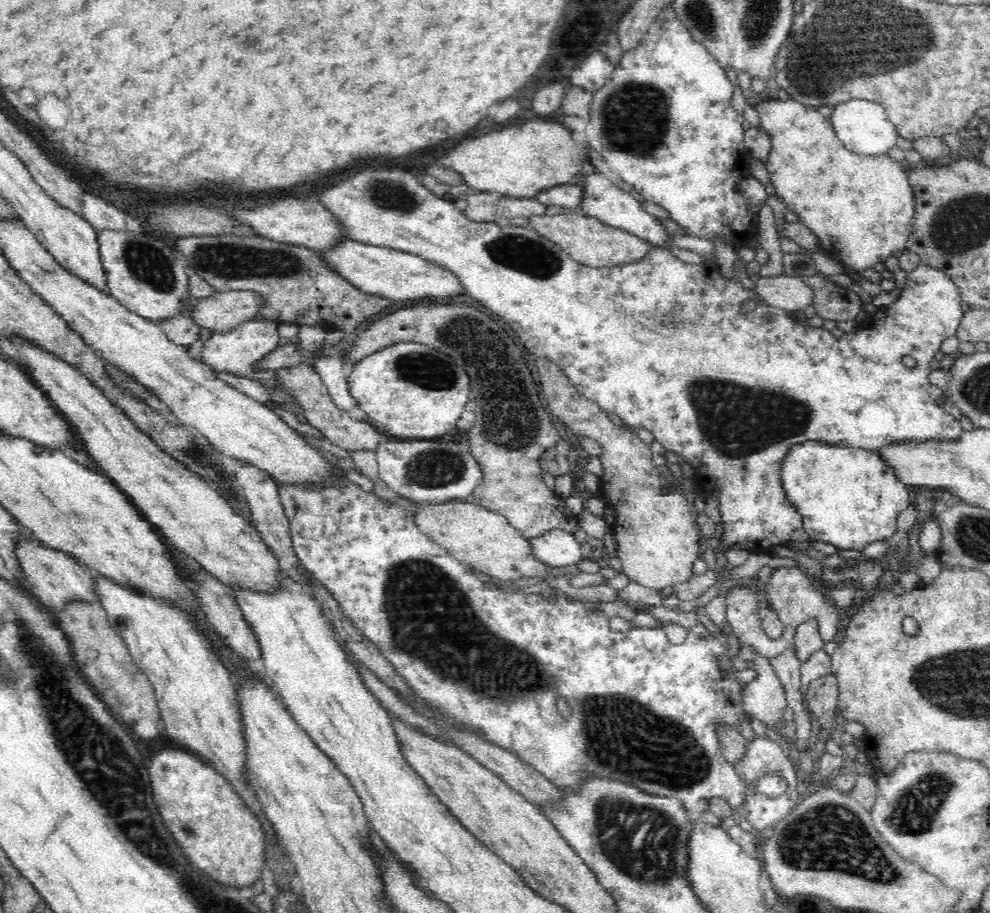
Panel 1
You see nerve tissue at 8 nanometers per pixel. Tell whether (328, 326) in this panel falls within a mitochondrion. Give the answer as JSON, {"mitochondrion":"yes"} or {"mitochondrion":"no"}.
{"mitochondrion":"no"}

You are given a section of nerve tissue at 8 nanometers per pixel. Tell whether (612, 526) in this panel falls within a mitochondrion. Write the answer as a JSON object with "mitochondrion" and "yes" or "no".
{"mitochondrion":"no"}

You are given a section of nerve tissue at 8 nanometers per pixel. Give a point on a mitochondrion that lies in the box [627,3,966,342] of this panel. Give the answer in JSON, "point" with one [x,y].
{"point":[883,47]}

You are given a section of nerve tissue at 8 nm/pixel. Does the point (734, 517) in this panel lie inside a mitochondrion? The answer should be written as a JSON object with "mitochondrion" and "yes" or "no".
{"mitochondrion":"no"}

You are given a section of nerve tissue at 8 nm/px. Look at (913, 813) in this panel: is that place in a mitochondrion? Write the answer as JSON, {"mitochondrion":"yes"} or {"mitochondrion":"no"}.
{"mitochondrion":"yes"}

